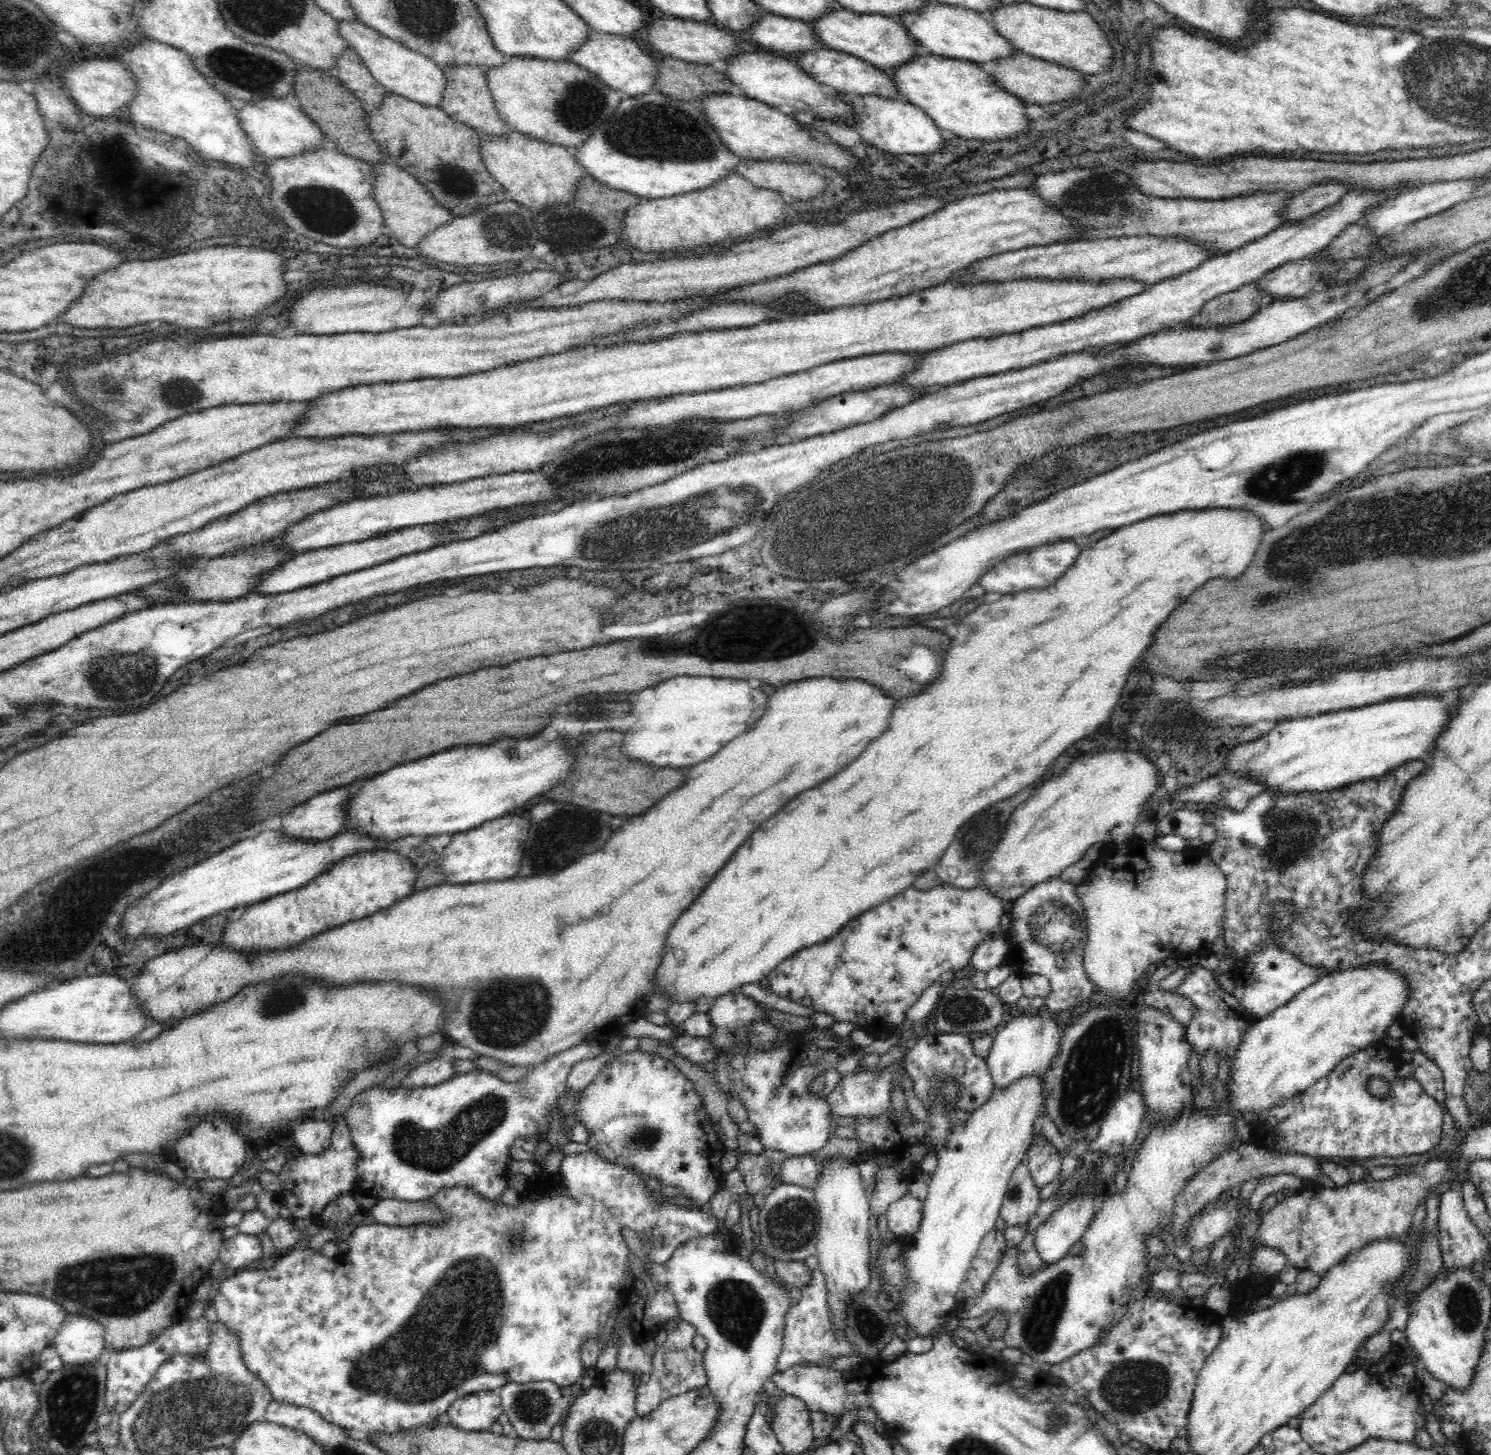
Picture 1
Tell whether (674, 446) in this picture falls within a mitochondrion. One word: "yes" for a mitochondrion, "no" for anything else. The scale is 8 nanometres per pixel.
yes

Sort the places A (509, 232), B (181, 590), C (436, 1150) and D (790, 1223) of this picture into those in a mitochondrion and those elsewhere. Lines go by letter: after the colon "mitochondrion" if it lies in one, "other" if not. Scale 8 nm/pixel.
A: mitochondrion
B: other
C: mitochondrion
D: mitochondrion

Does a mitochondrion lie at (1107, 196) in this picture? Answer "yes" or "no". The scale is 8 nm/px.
yes

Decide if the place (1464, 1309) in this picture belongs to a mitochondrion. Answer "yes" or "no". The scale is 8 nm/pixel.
yes

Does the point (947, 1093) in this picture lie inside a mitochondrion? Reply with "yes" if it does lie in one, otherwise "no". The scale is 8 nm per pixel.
no

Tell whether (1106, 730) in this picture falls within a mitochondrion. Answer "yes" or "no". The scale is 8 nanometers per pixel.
no

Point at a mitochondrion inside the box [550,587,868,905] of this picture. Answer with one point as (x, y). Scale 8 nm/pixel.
(696, 645)

